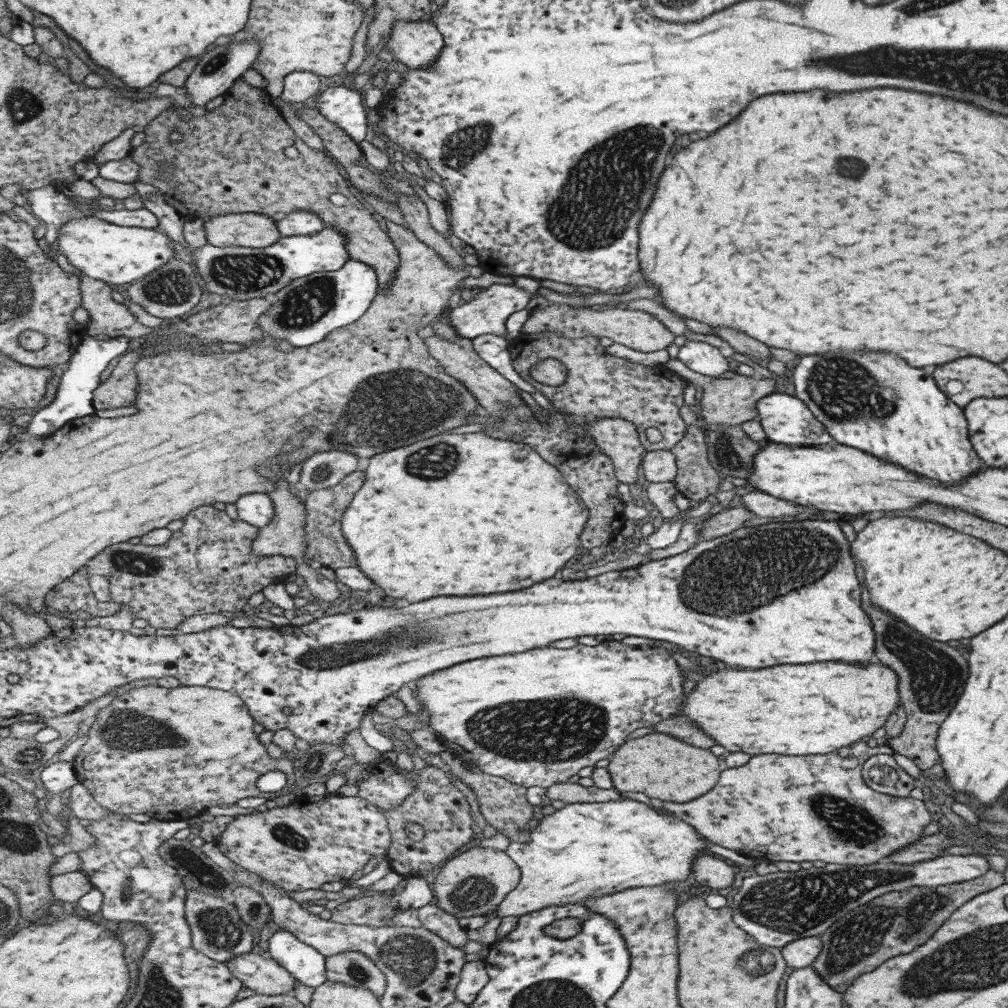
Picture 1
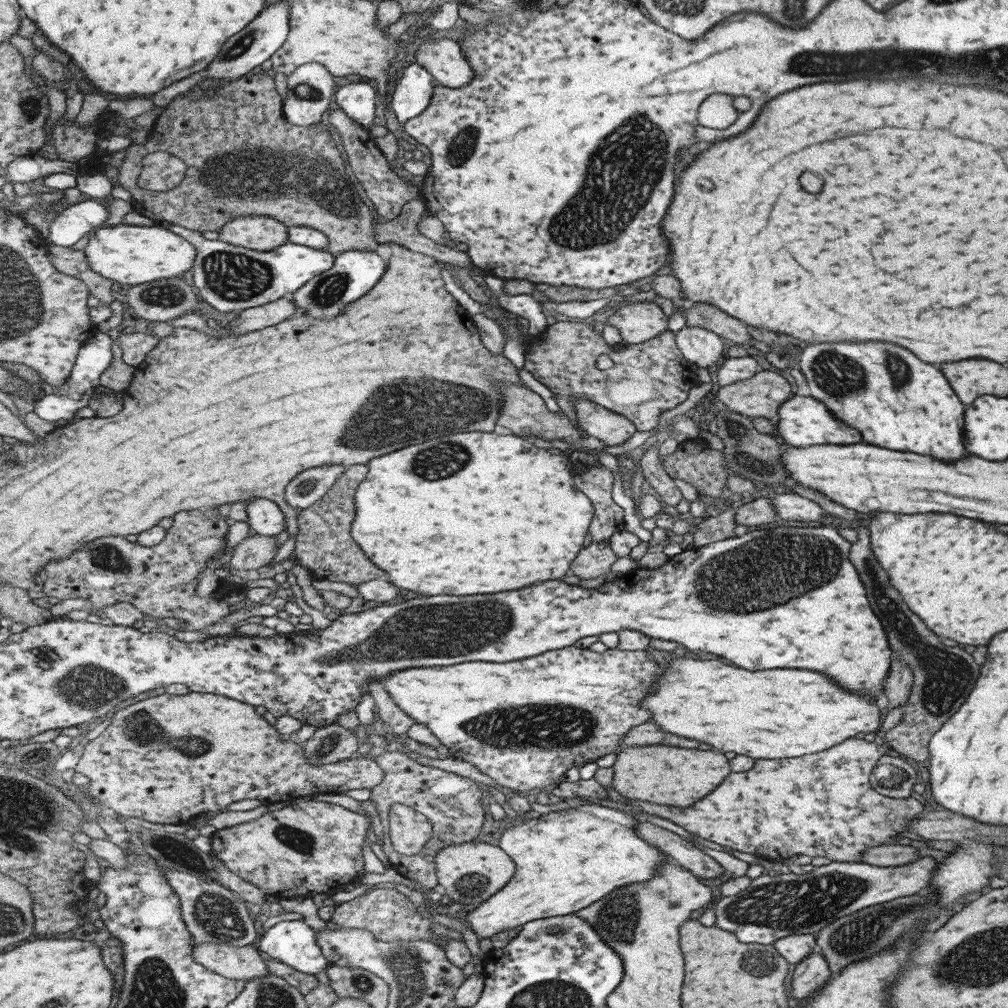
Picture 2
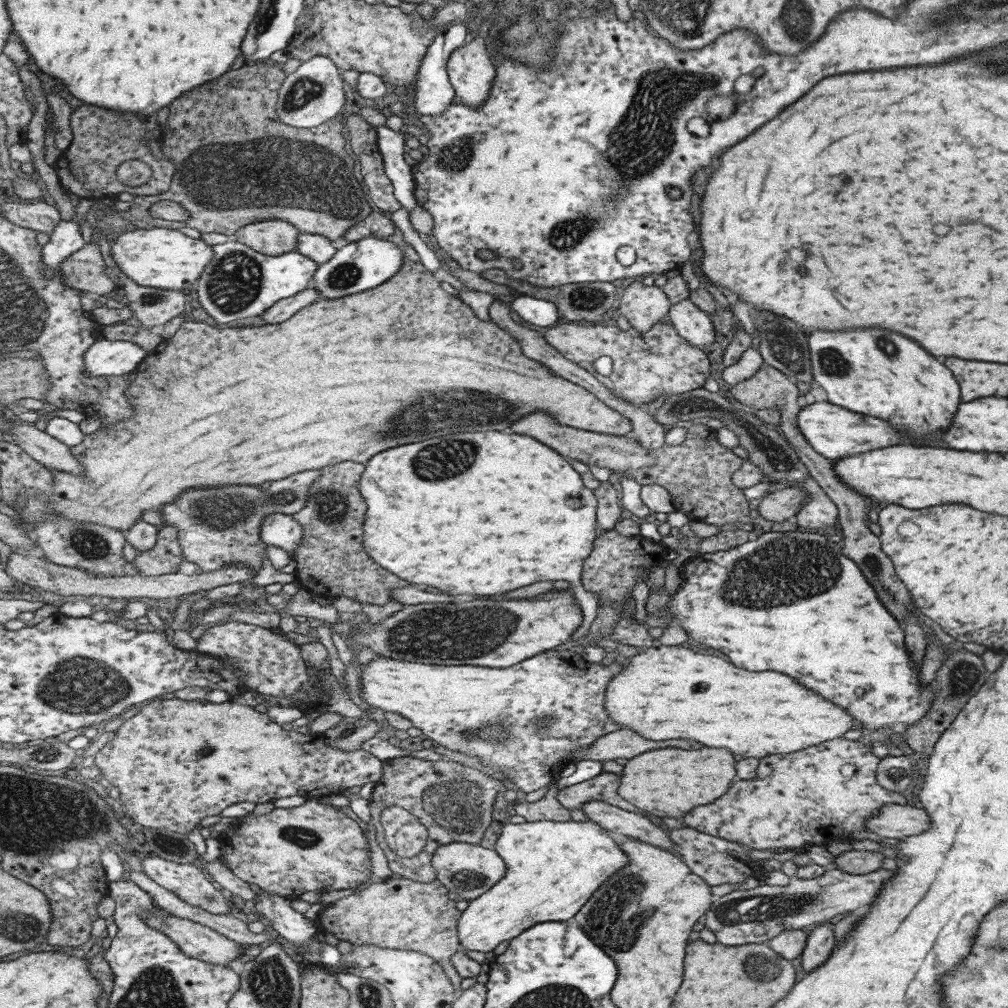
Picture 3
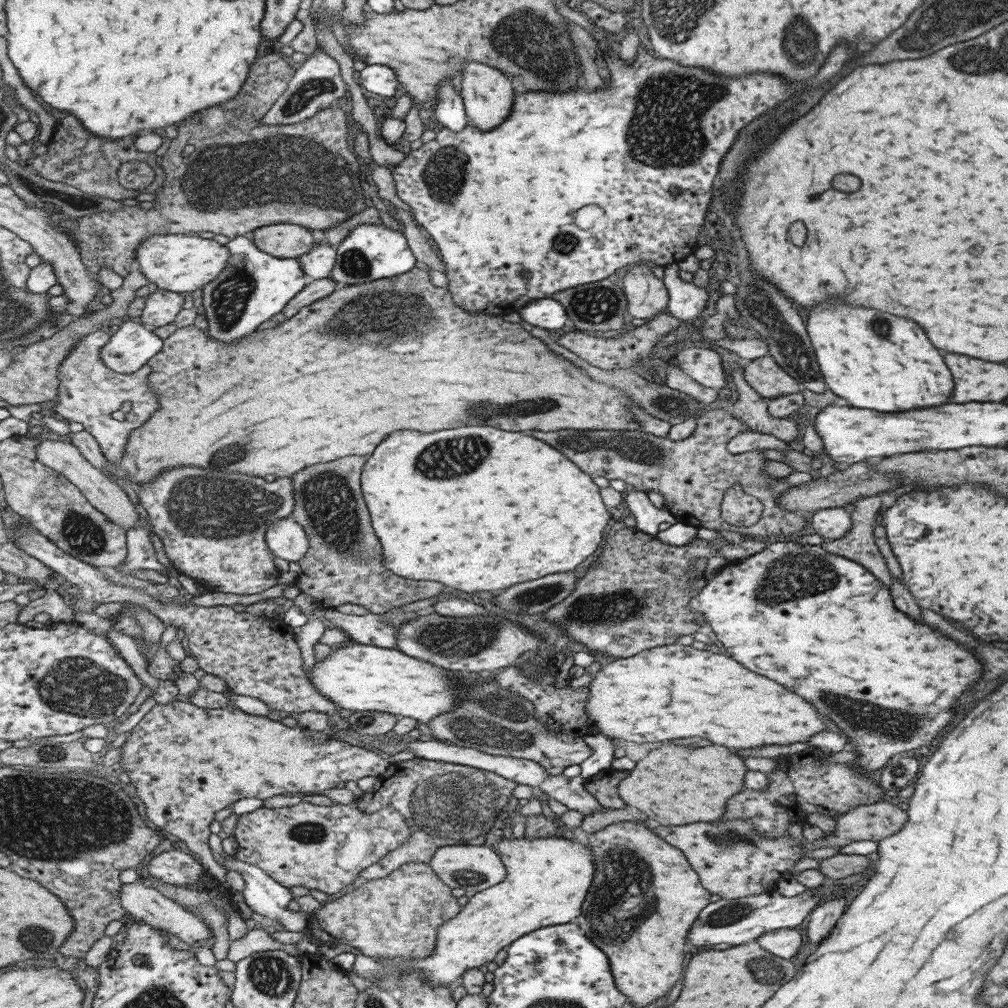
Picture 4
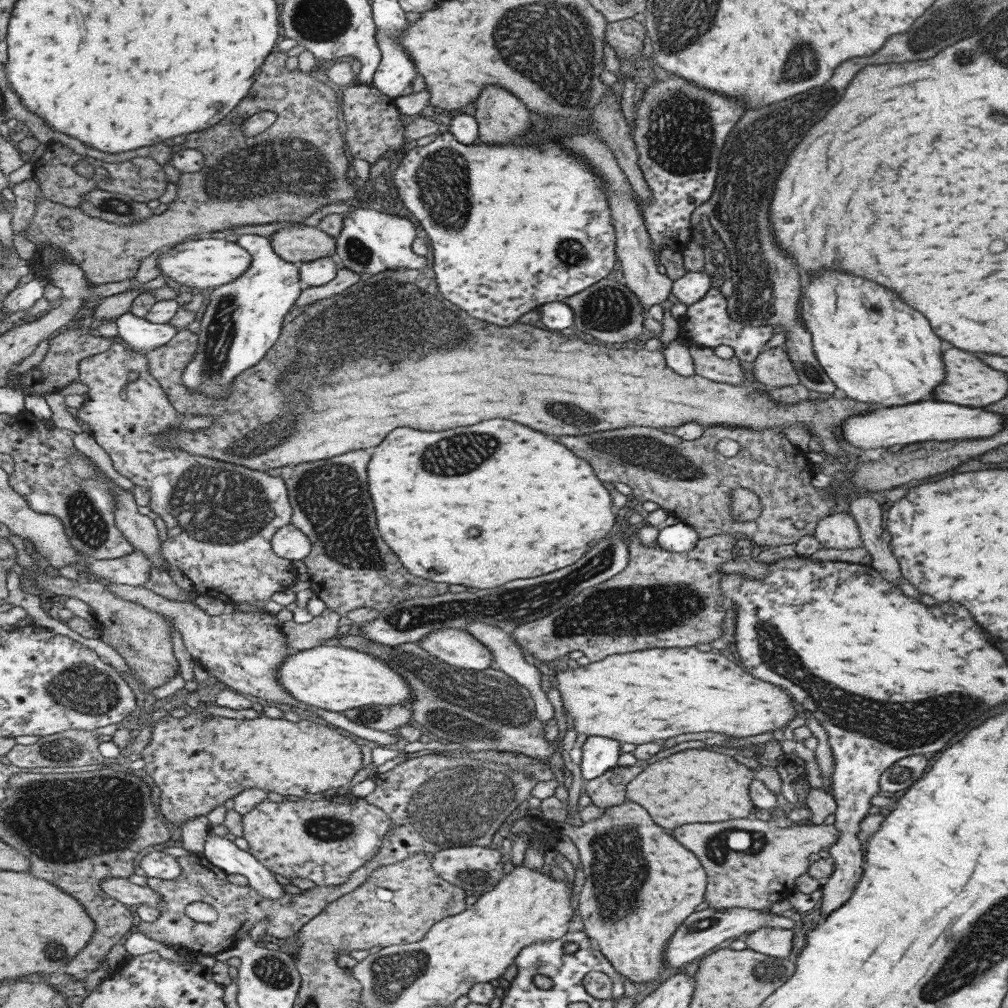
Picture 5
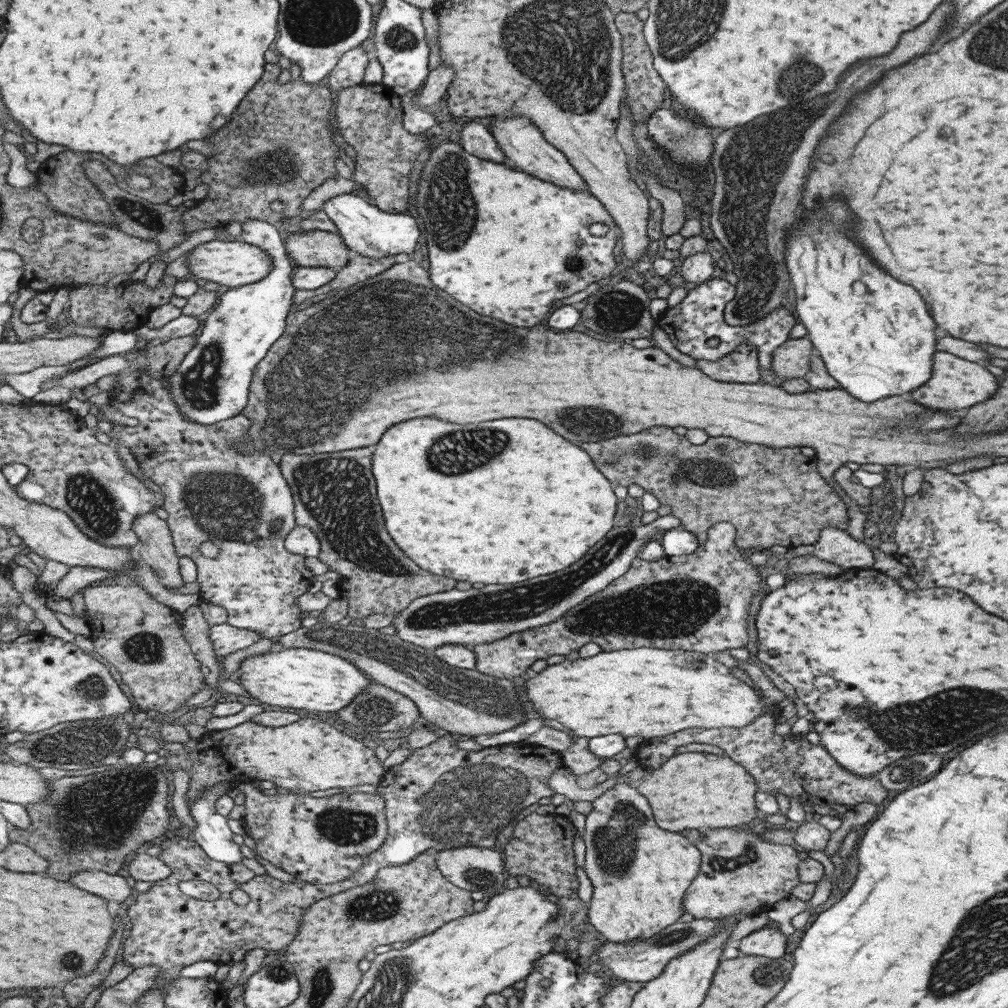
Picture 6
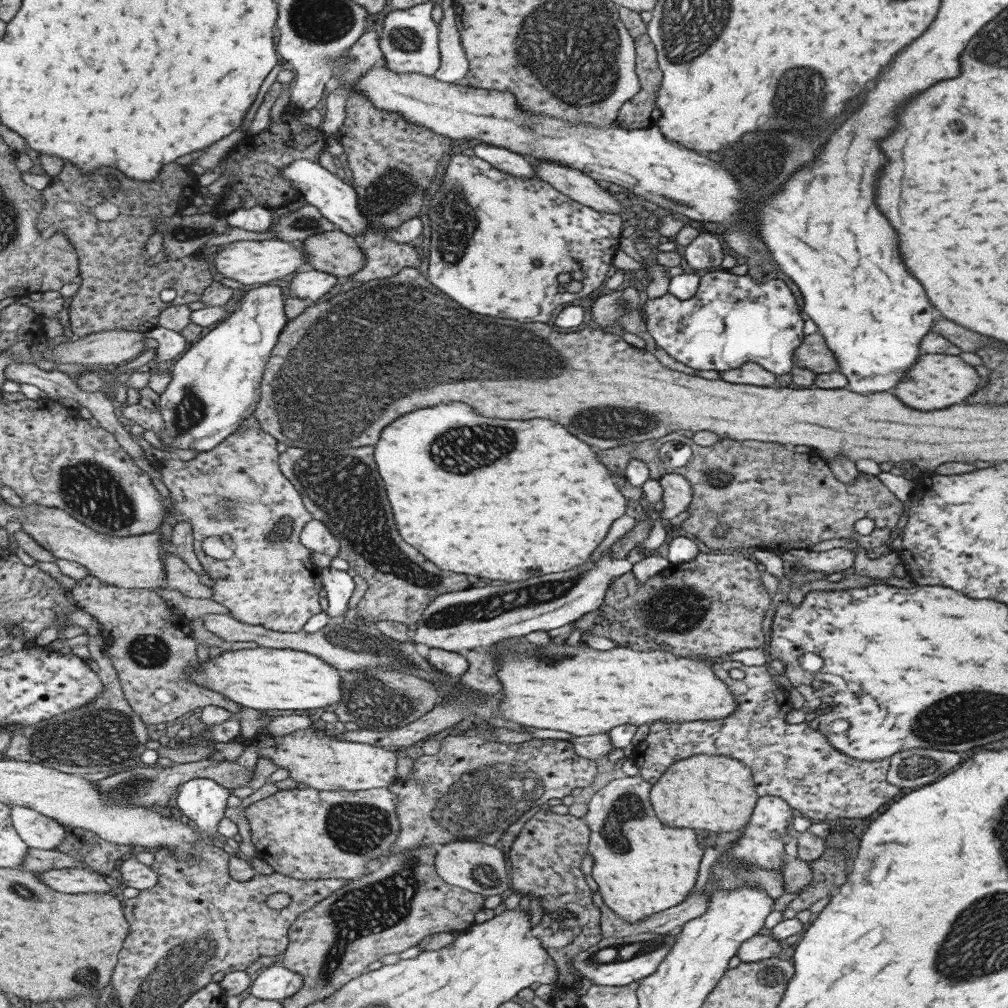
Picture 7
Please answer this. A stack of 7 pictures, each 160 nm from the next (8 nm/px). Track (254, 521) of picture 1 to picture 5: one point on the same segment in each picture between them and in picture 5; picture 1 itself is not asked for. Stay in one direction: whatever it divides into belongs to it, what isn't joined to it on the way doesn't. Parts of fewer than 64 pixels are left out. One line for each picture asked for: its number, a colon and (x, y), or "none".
2: (265, 518)
3: (280, 530)
4: (287, 538)
5: (291, 543)

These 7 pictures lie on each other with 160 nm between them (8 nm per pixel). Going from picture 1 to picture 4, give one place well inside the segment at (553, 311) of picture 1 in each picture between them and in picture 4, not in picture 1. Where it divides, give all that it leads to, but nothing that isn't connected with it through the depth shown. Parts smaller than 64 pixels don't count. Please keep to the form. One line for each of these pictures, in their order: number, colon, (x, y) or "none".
2: (636, 322)
3: (642, 306)
4: (646, 295)

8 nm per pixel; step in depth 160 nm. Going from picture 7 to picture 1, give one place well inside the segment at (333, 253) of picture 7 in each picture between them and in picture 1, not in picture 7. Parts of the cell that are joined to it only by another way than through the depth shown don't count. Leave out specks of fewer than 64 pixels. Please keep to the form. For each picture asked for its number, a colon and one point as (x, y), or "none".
1: (249, 230)
2: (263, 233)
3: (275, 237)
4: (286, 240)
5: (298, 244)
6: (316, 248)

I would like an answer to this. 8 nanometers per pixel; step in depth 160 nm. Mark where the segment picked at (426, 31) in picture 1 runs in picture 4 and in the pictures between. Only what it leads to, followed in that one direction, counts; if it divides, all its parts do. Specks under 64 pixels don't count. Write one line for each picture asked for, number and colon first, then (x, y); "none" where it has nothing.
2: (442, 57)
3: (470, 72)
4: (486, 94)

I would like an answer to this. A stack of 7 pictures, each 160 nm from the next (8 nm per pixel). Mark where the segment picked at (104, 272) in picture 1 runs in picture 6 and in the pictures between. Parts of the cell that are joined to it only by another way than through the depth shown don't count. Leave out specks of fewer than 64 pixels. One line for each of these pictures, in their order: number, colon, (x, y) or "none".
2: (132, 255)
3: (165, 258)
4: (178, 263)
5: (209, 263)
6: (233, 264)

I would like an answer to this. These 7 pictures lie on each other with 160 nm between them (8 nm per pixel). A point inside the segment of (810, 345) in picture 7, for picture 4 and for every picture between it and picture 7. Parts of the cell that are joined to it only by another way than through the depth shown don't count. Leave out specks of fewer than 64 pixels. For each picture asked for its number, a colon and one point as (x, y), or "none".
4: (764, 376)
5: (772, 367)
6: (790, 360)

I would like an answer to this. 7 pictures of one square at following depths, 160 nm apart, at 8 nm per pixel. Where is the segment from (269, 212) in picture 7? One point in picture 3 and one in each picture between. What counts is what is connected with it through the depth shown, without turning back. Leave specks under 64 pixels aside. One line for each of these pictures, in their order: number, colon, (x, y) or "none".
3: (240, 283)
4: (257, 286)
5: (244, 319)
6: (212, 384)

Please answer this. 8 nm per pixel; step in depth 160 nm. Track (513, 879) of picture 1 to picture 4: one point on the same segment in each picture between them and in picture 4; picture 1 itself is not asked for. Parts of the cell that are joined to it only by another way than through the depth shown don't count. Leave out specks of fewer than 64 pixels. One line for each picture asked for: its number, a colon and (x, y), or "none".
2: (469, 873)
3: (469, 870)
4: (472, 868)

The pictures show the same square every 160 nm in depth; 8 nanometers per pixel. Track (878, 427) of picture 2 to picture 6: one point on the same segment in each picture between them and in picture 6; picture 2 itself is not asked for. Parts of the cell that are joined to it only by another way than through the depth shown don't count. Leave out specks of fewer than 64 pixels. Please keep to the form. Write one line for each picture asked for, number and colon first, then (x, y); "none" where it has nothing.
3: (881, 374)
4: (873, 360)
5: (863, 337)
6: (874, 336)

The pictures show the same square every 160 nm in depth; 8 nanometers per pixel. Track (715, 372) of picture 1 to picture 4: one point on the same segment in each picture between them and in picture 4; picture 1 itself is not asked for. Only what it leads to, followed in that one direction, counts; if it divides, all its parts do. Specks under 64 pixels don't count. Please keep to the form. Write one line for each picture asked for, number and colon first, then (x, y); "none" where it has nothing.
2: (698, 345)
3: (691, 324)
4: (685, 302)

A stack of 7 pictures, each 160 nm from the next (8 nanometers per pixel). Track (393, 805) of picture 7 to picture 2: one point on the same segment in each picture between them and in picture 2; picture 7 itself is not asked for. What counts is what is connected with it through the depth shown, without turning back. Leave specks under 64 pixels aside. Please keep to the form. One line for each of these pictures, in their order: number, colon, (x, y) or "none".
2: (310, 847)
3: (290, 851)
4: (326, 848)
5: (326, 841)
6: (316, 840)

